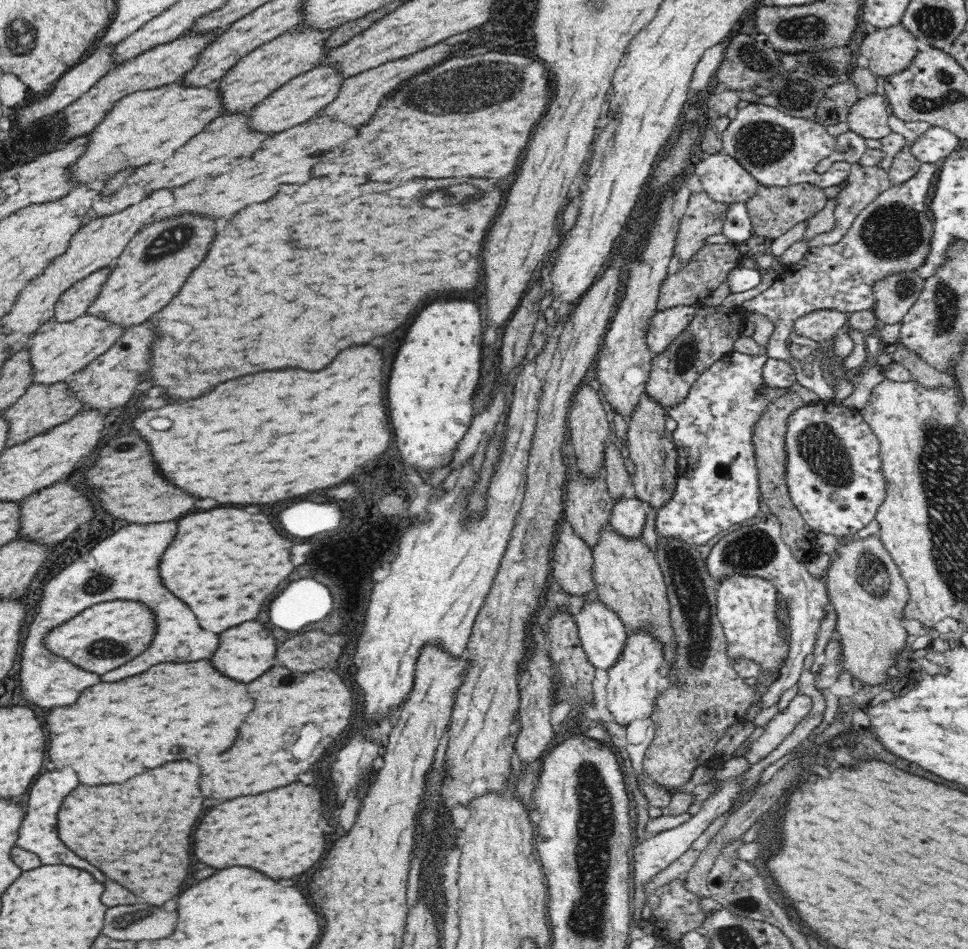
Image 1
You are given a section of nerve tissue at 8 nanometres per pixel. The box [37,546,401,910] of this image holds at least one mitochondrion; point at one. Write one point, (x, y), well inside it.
(107, 648)

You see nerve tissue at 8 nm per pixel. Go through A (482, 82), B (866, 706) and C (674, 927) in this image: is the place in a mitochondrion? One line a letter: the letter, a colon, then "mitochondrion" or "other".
A: mitochondrion
B: other
C: other

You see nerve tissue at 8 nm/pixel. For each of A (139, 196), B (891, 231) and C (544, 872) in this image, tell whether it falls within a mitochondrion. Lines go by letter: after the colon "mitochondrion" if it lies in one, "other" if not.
A: other
B: mitochondrion
C: other

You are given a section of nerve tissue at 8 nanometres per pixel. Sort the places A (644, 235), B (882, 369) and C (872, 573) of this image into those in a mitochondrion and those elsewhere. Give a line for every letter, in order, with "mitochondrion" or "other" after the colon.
A: other
B: other
C: mitochondrion

